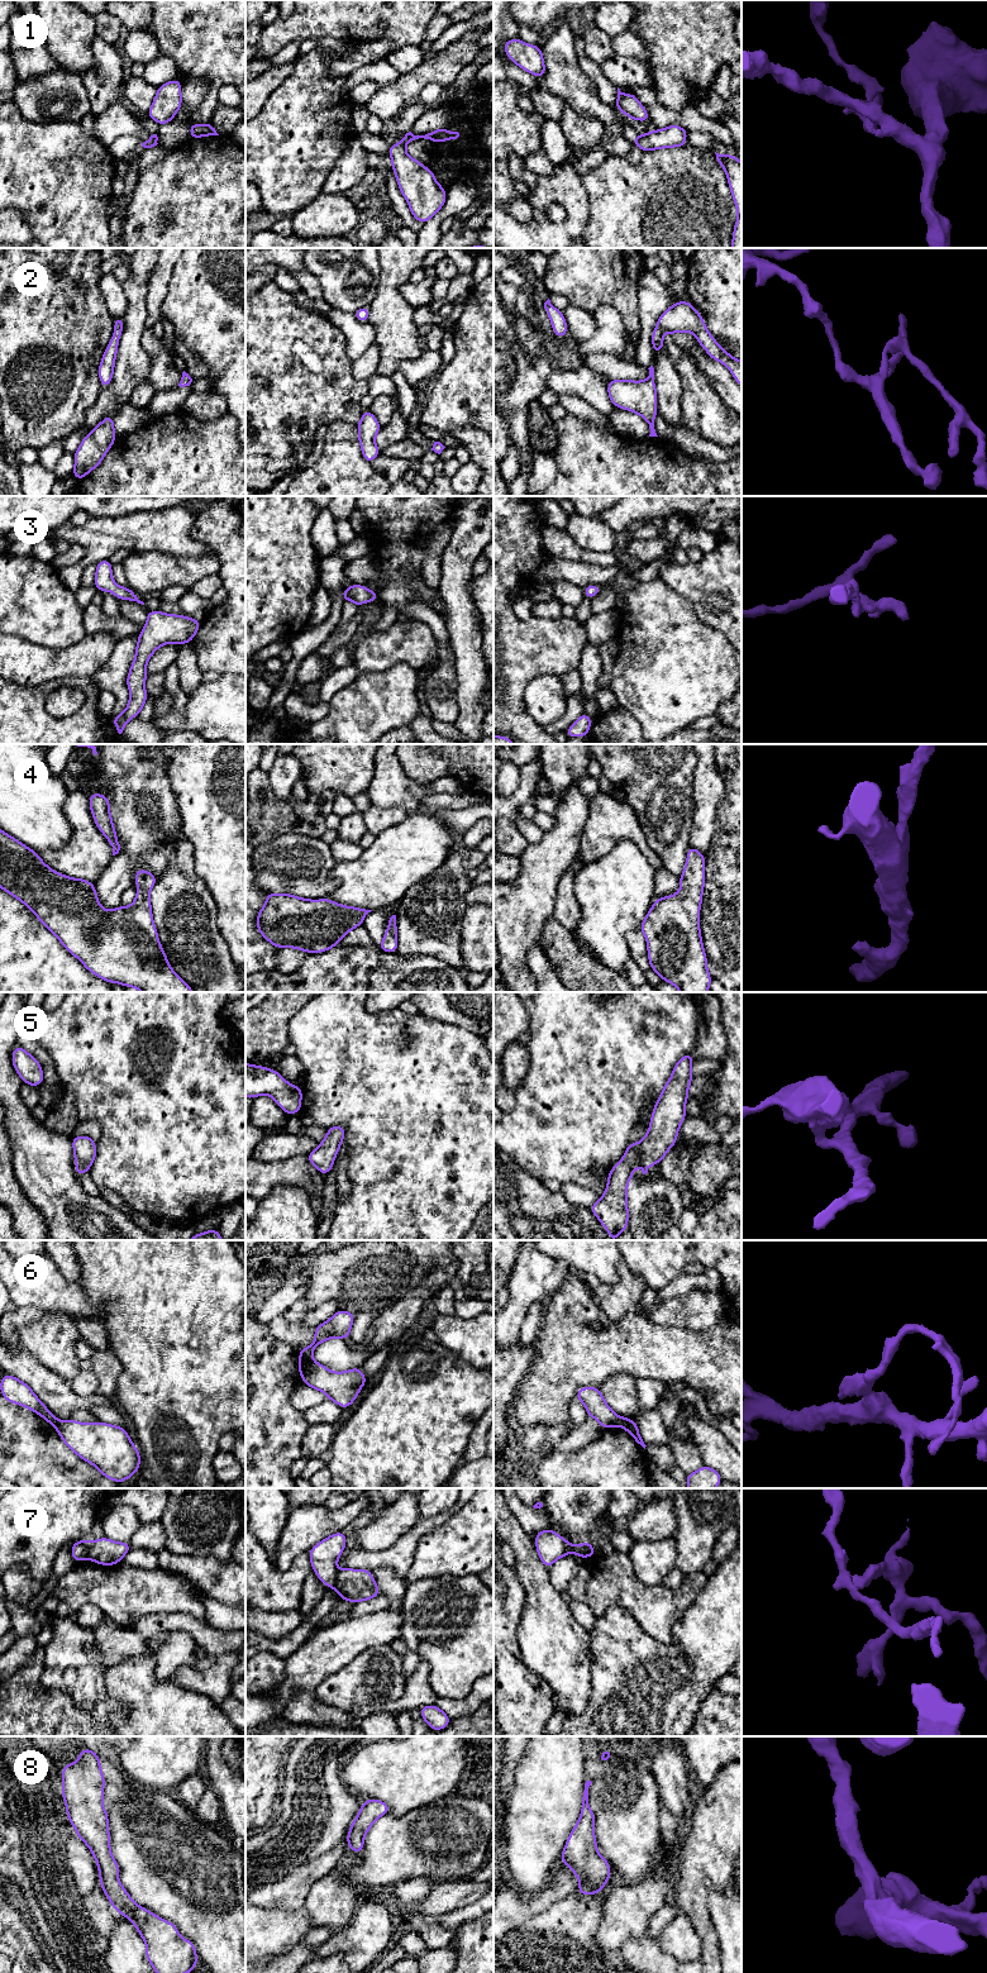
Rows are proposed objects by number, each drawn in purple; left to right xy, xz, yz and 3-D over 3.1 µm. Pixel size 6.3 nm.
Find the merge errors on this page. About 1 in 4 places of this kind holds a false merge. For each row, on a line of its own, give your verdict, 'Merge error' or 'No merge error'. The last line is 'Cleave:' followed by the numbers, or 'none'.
1: Merge error
2: No merge error
3: No merge error
4: No merge error
5: No merge error
6: Merge error
7: Merge error
8: No merge error
Cleave: 1, 6, 7

